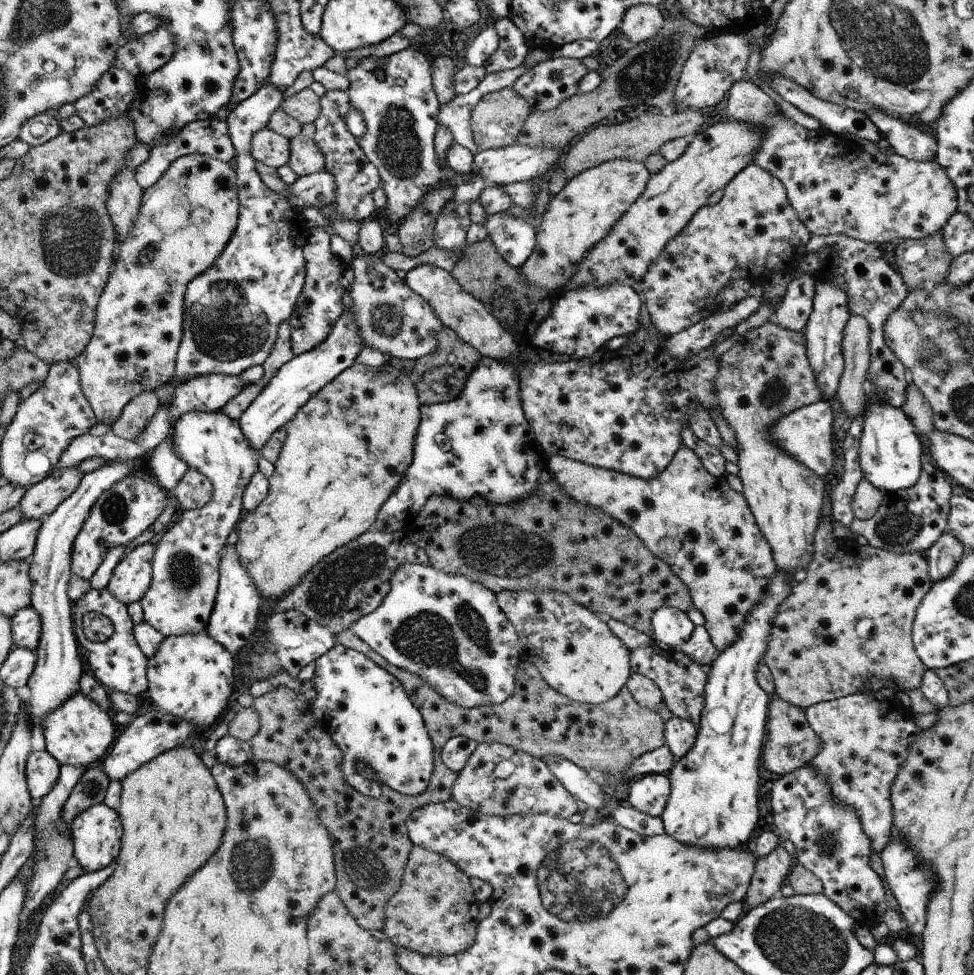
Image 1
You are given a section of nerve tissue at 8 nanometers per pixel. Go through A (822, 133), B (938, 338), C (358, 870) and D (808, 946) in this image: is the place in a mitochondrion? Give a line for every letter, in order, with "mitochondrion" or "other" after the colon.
A: other
B: mitochondrion
C: mitochondrion
D: mitochondrion

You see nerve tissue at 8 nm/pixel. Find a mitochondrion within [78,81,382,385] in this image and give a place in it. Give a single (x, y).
(229, 324)

